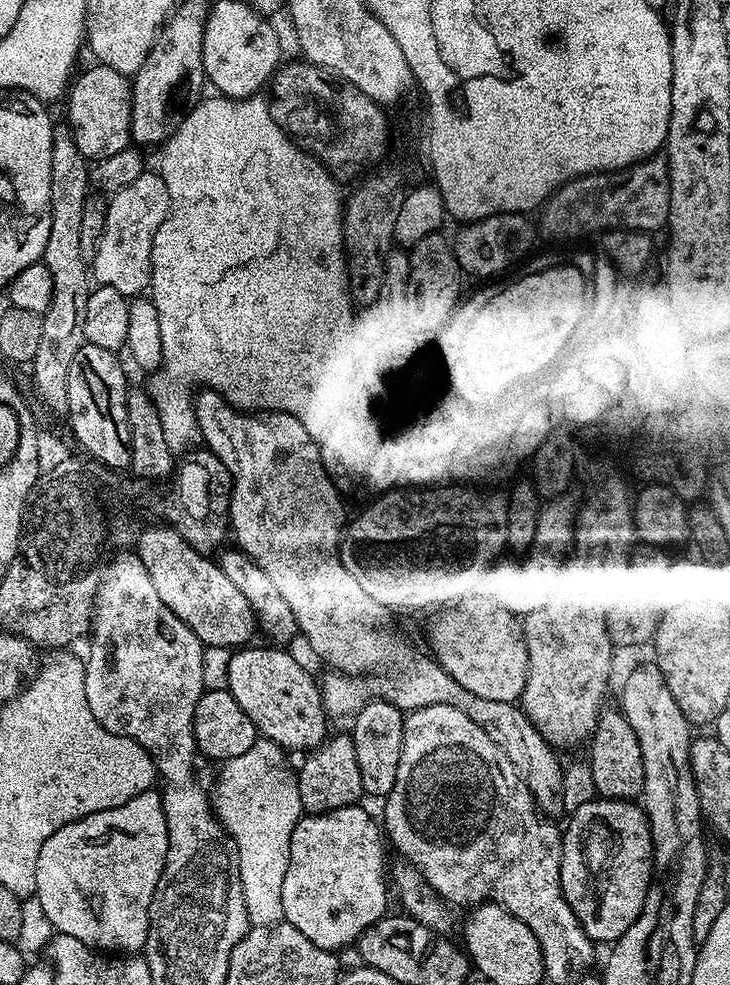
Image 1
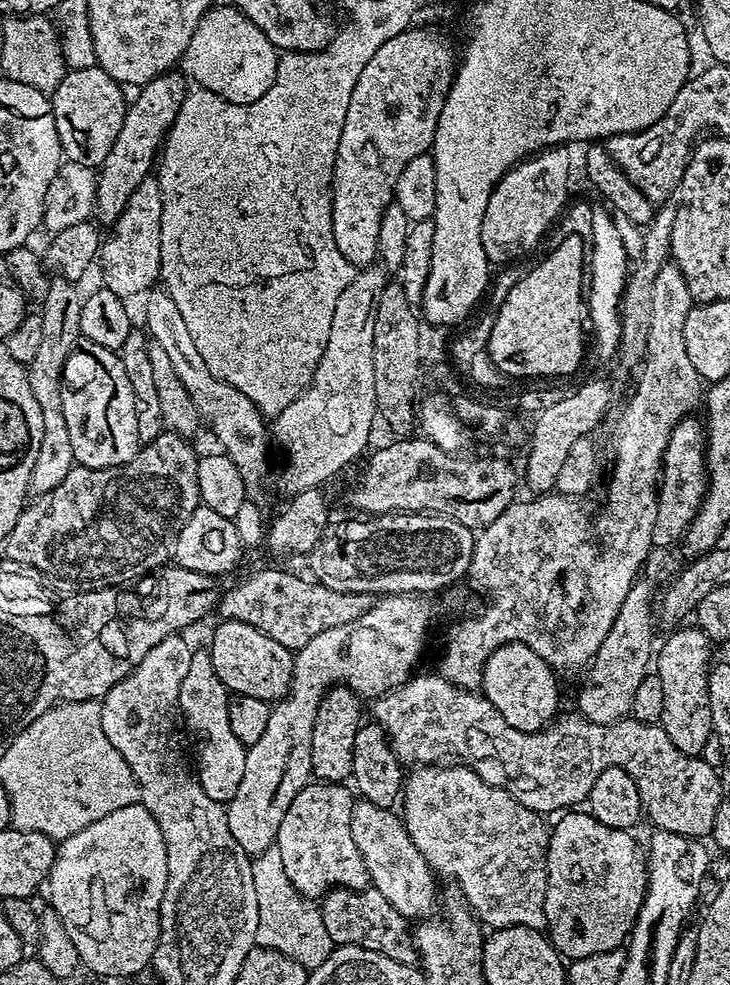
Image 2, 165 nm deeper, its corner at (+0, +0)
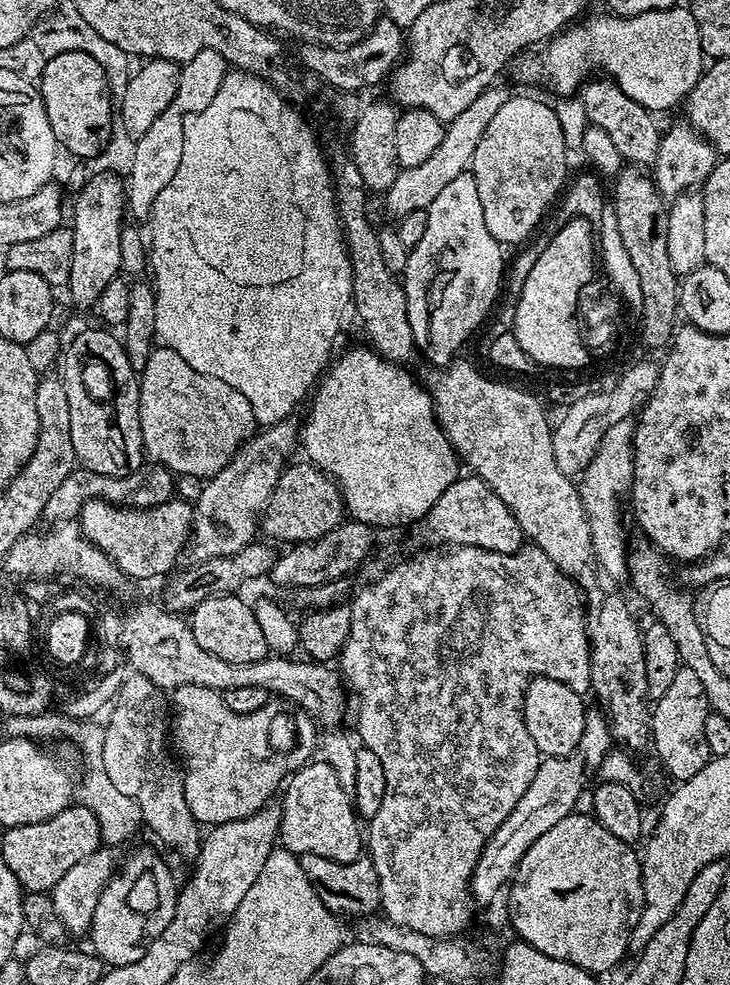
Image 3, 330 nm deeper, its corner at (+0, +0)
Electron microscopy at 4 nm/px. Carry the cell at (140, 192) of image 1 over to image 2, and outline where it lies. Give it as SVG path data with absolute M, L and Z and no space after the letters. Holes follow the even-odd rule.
M155 175L146 177L130 194L130 202L122 210L122 214L117 218L116 223L111 225L112 232L103 237L98 257L98 272L104 275L102 280L103 287L109 288L114 294L122 298L128 296L139 297L147 293L160 280L160 259L162 258L162 190L160 189L159 179Z

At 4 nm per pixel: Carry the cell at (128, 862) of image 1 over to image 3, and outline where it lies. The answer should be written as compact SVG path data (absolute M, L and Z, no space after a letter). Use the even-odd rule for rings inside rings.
M136 852L128 861L119 865L112 880L104 887L94 910L90 933L91 951L105 965L117 968L138 962L145 948L174 918L178 883L160 856L152 852Z

